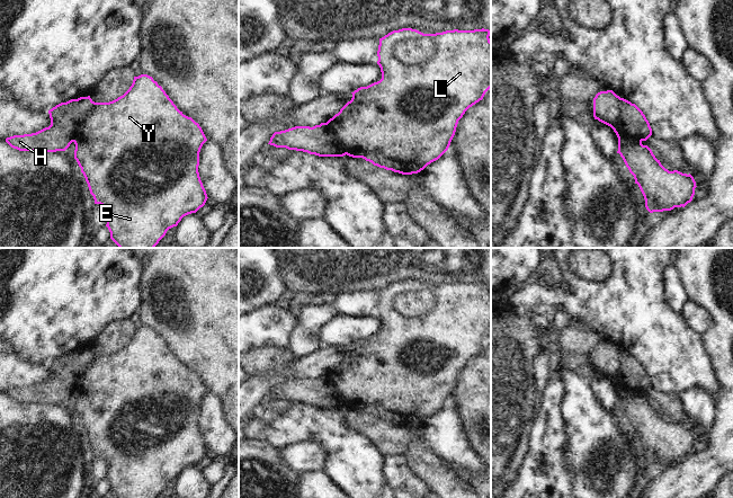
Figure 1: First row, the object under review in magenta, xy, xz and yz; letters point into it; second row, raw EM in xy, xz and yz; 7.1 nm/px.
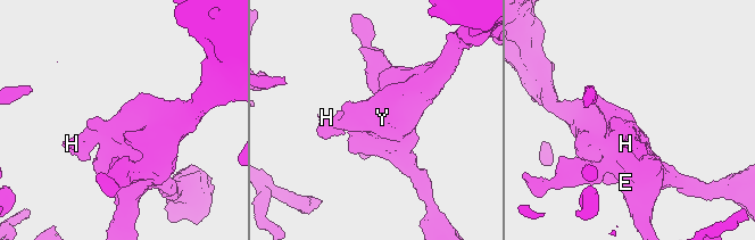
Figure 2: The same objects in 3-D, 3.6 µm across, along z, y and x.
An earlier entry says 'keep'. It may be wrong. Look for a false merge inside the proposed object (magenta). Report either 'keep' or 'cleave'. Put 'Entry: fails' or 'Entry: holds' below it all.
cleave
Entry: fails

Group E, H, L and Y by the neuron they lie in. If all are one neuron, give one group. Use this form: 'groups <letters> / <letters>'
groups E L Y / H

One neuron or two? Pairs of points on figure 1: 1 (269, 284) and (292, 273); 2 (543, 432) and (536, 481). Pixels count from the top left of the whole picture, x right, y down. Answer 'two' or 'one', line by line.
1: two
2: one

